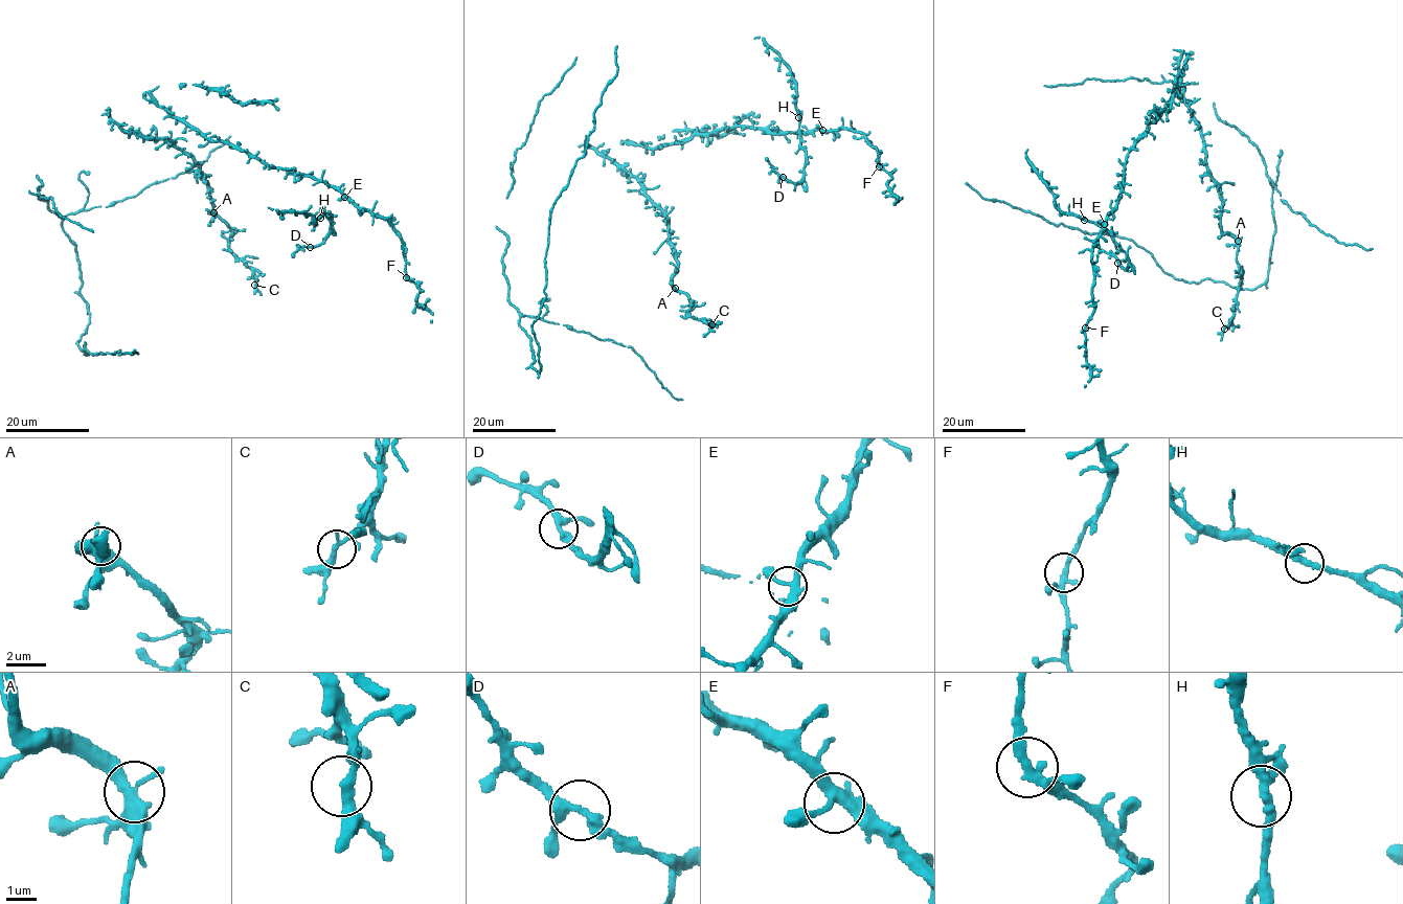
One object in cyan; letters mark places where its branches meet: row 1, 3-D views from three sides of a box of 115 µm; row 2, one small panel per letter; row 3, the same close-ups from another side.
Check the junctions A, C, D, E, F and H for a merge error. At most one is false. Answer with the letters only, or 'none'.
none

